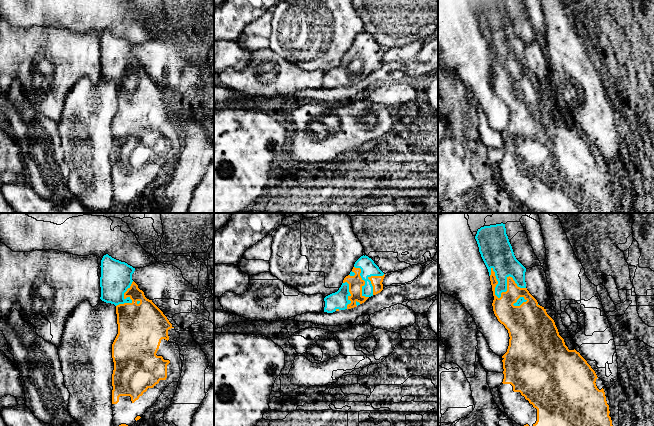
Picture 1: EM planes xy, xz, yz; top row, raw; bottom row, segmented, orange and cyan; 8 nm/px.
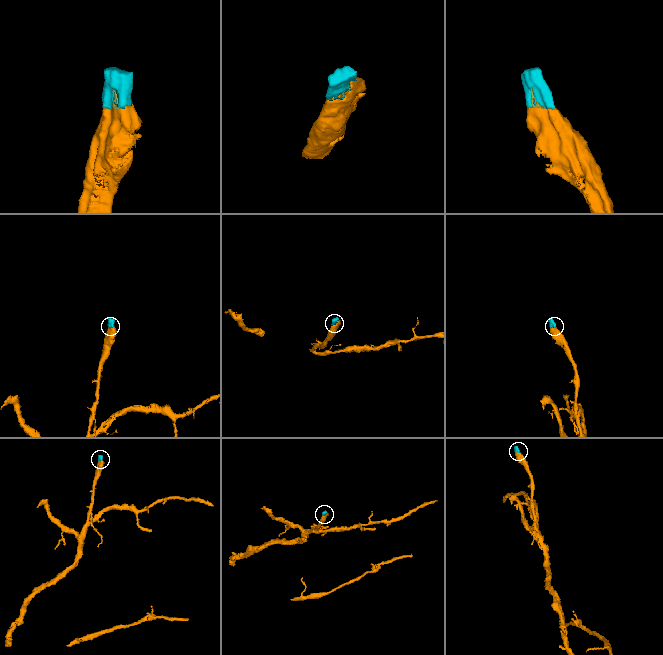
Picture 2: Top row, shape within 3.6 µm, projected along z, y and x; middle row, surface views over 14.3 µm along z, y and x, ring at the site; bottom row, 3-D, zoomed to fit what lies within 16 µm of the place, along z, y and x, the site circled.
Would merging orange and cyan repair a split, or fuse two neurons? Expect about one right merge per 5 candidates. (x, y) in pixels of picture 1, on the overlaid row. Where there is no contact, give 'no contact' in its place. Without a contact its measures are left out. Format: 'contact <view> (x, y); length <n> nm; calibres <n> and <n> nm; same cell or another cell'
contact yz (503, 292); length 340 nm; calibres 220 and 200 nm; same cell

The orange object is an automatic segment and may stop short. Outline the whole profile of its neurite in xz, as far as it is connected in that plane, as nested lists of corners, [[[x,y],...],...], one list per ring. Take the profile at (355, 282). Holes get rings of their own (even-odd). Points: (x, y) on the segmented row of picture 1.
[[[361,256],[339,290],[324,298],[324,312],[351,309],[383,290],[385,274],[368,256]]]

